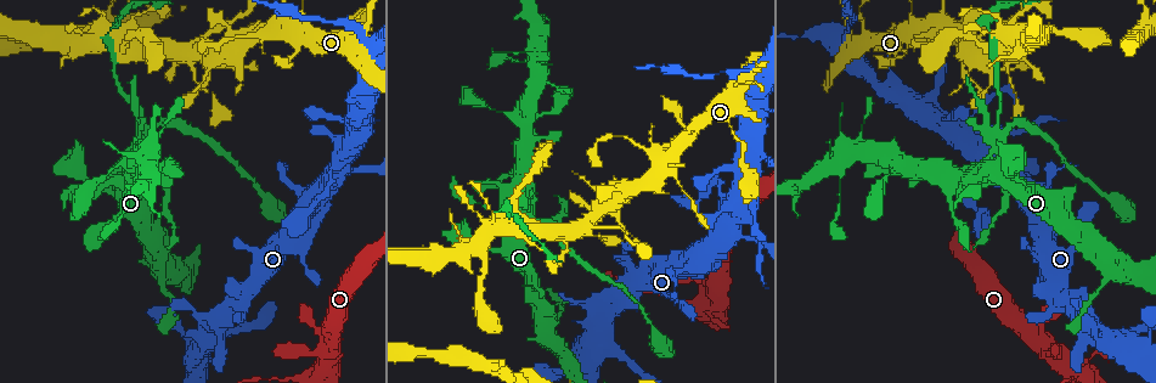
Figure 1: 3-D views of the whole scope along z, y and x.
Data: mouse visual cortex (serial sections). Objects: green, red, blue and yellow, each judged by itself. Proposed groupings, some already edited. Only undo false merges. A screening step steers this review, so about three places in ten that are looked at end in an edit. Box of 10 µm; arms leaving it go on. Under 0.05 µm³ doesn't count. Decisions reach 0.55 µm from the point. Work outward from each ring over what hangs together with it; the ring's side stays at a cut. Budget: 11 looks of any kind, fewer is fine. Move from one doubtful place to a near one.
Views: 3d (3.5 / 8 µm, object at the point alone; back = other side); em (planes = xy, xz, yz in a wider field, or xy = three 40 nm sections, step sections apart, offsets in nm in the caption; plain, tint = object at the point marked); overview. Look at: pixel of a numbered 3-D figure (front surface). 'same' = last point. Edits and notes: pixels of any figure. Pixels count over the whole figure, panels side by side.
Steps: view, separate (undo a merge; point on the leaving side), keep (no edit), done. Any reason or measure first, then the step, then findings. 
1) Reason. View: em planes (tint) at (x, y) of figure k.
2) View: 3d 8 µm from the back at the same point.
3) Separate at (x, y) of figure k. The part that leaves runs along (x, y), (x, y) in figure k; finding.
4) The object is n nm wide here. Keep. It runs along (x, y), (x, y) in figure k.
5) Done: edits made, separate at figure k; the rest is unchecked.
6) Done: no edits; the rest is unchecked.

Looks like a crossing. View: 3d 3.5 µm at (341, 166) of figure 1.

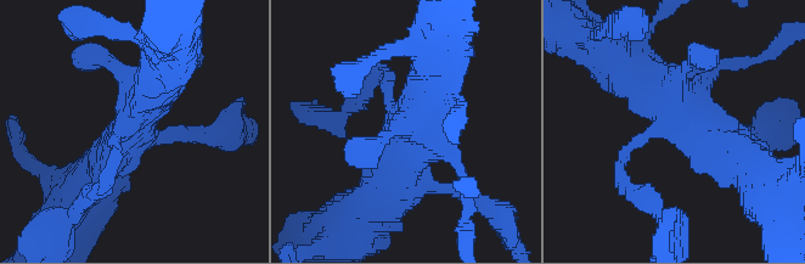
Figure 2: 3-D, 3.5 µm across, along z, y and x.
View: em planes (tint) at (139, 123) of figure 2.

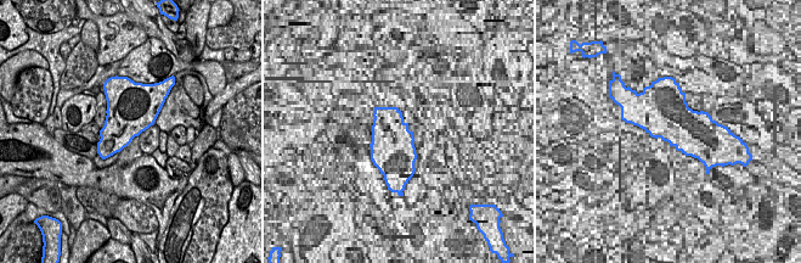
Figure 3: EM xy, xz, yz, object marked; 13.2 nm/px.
Keep. It runs along (756, 166), (645, 80) in figure 2; one cell here.

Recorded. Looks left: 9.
Four or more arms meet. View: 3d 8 µm at (710, 273) of figure 1.

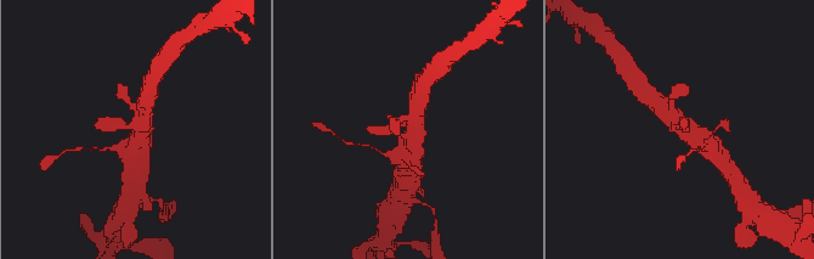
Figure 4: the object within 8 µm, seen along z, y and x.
Zoom in. View: 3d 3.5 µm at the same point.

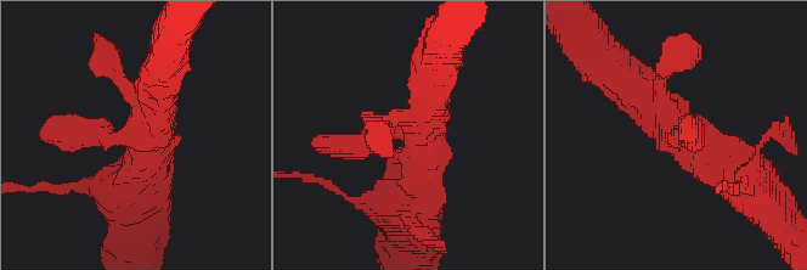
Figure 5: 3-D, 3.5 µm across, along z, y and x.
4 arms meet here; the arms are 200, 300, 500, 500 nm wide; shape alone is not enough. View: em xy step 5 (tint) at (405, 133) of figure 5.

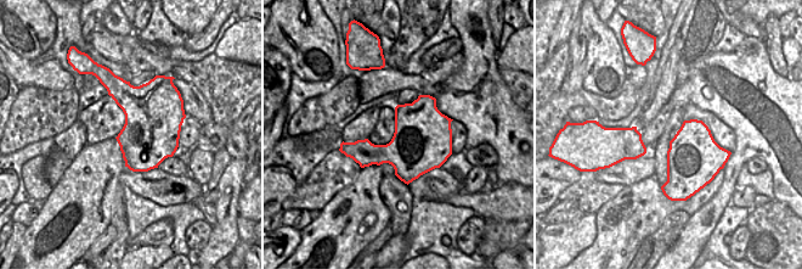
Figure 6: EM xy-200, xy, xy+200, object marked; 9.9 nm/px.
Keep. It runs along (616, 76), (738, 180) in figure 5; one cell here.

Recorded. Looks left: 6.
Sharp bend. View: 3d 8 µm at (519, 209) of figure 1.

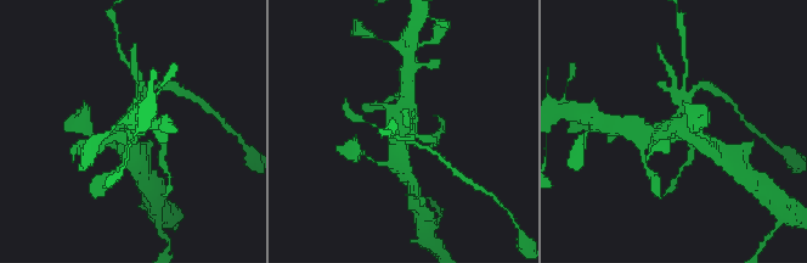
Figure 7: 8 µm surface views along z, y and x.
View: 3d 3.5 µm at the same point.

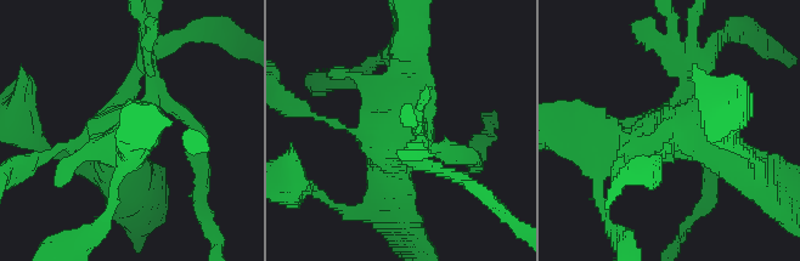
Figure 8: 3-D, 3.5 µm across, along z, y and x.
Separate at (153, 46) of figure 8. The part that leaves runs along (129, 78), (163, 41), (223, 38) in figure 8; two cells meet here.

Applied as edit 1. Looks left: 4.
Abrupt turn. View: 3d 8 µm from the back at (691, 136) of figure 1.

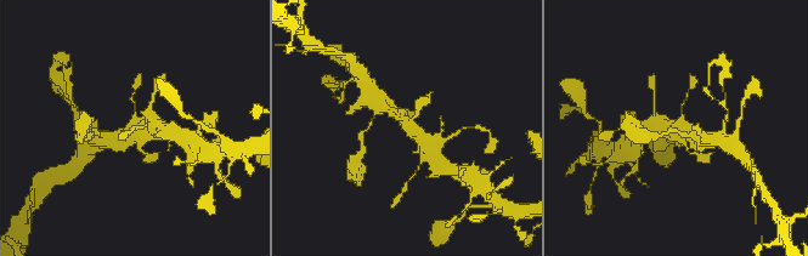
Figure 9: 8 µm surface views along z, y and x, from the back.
View: 3d 3.5 µm at the same point.

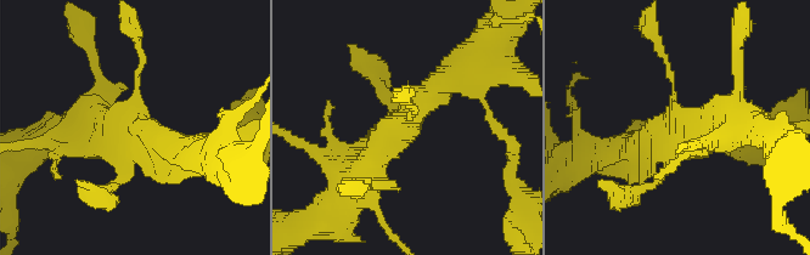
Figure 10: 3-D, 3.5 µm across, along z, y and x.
Now the EM. View: em xy step 2 (tint) at (410, 119) of figure 10.

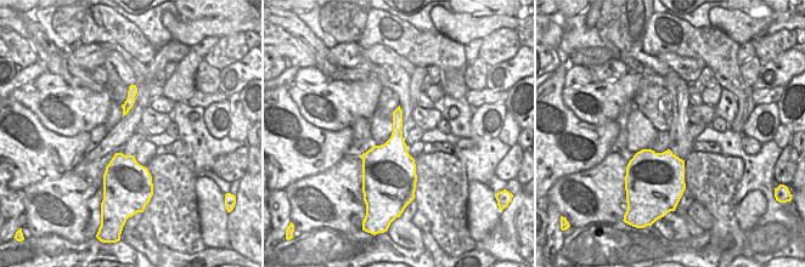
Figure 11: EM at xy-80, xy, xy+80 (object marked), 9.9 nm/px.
Keep. It runs along (181, 151), (136, 132), (140, 73) in figure 10; one cell here.

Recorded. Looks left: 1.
Done: edits made, separate at figure 8; the rest is unchecked.

